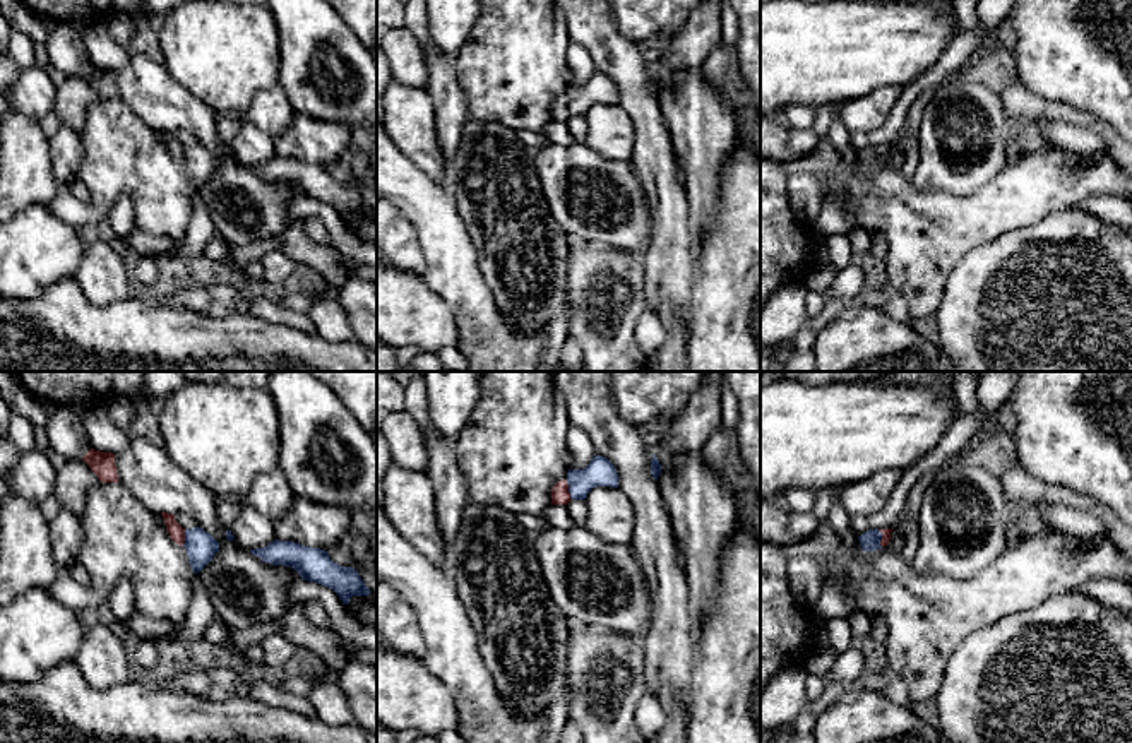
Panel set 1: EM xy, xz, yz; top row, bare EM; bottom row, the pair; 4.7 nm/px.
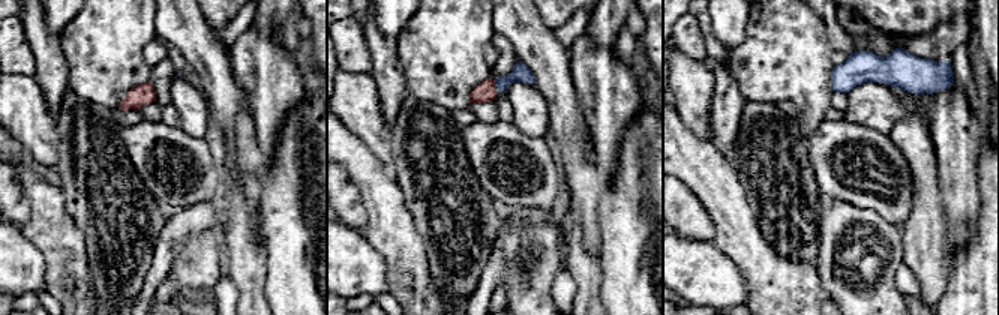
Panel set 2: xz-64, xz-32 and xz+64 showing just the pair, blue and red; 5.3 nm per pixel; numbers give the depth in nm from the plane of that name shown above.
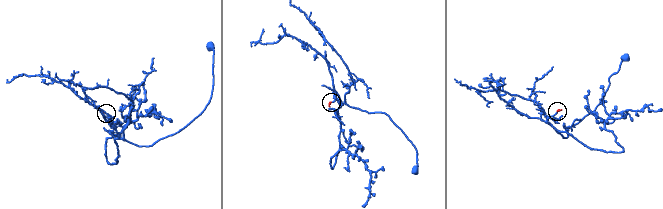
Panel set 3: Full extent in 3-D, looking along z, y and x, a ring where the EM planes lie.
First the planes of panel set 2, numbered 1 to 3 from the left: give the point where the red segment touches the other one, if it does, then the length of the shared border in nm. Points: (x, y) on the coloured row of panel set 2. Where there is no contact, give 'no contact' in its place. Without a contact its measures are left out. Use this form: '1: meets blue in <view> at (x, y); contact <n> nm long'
1: no contact
2: meets blue in xz-32 at (495, 84); contact 60 nm long
3: no contact

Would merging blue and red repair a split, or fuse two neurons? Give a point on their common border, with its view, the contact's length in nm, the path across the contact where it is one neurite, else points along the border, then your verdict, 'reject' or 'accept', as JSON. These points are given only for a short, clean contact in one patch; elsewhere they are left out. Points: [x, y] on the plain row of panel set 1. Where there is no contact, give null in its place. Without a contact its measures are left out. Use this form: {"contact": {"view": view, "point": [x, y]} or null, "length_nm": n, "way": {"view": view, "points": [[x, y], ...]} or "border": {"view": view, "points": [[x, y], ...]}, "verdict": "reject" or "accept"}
{"contact": {"view": "xz", "point": [569, 106]}, "length_nm": 100, "way": {"view": "xz", "points": [[600, 88], [569, 106], [560, 112]]}, "verdict": "accept"}

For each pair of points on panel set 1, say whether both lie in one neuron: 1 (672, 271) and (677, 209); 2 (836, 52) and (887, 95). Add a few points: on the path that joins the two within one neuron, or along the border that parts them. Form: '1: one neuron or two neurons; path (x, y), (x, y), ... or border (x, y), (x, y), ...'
1: one neuron; path (672, 255), (672, 225)
2: two neurons; border (899, 89), (877, 86), (841, 103)

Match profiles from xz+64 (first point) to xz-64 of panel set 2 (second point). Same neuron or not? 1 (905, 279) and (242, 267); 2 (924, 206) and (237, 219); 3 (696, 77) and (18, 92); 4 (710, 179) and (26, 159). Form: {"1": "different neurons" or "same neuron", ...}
{"1": "different neurons", "2": "different neurons", "3": "same neuron", "4": "same neuron"}

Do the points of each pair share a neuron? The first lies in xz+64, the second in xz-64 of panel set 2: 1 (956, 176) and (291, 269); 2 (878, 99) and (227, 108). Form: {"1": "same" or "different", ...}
{"1": "different", "2": "different"}

